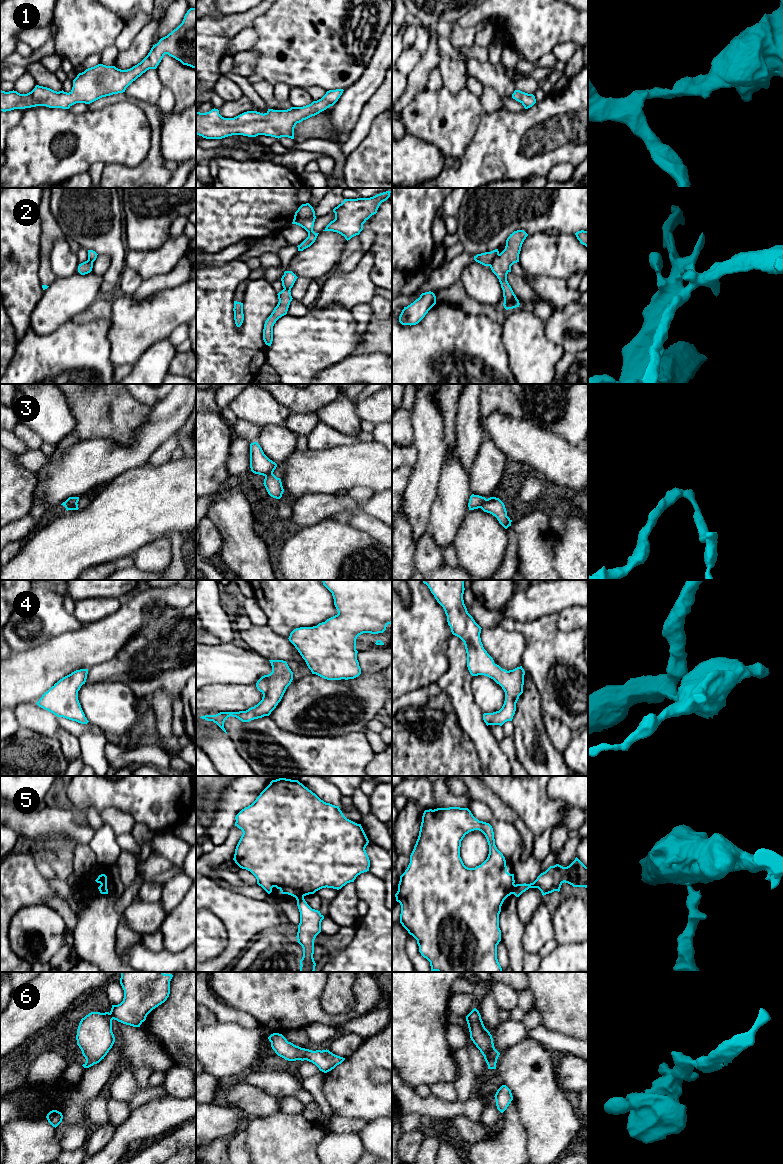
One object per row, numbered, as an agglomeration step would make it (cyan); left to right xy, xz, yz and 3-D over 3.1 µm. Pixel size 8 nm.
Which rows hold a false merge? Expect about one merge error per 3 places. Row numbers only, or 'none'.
2, 3, 5

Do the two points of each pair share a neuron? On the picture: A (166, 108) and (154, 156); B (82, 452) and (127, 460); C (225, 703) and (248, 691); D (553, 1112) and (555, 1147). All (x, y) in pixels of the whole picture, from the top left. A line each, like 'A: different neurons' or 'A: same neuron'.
A: different neurons
B: same neuron
C: same neuron
D: same neuron

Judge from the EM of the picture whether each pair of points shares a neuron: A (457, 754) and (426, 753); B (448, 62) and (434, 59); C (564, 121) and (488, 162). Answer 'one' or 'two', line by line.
A: one
B: two
C: one

